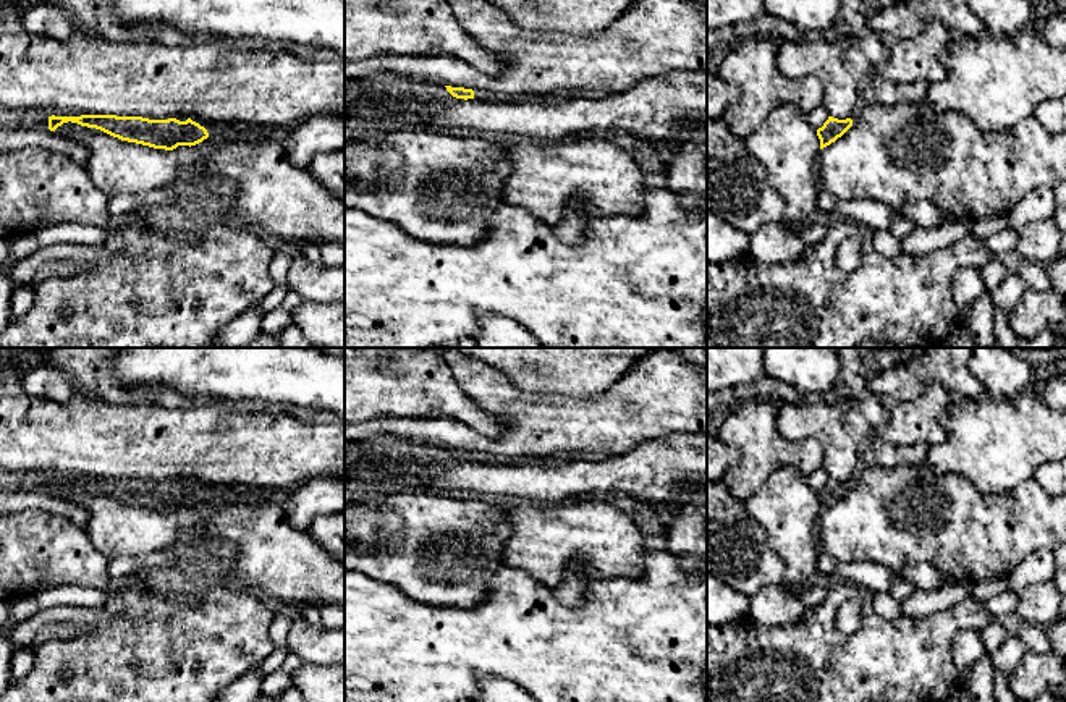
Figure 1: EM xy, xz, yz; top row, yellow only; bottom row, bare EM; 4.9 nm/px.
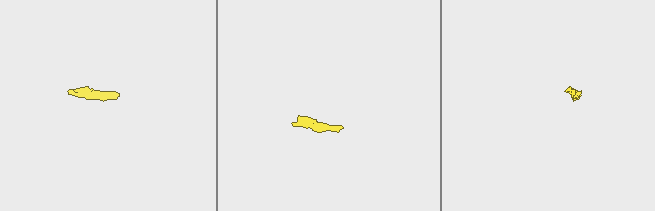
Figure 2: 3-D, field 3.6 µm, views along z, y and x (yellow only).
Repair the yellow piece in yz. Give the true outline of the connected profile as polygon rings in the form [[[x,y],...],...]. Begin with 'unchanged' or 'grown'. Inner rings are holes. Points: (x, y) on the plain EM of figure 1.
grown; [[[823,466],[817,467],[806,479],[807,484],[817,492],[817,498],[820,501],[820,511],[835,505],[852,488],[851,480],[838,482],[830,479]]]

